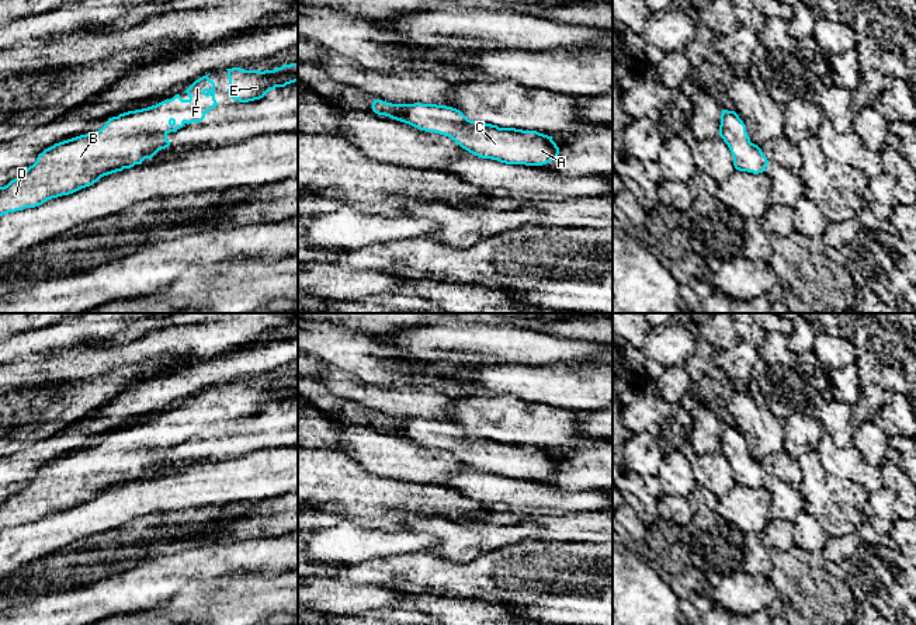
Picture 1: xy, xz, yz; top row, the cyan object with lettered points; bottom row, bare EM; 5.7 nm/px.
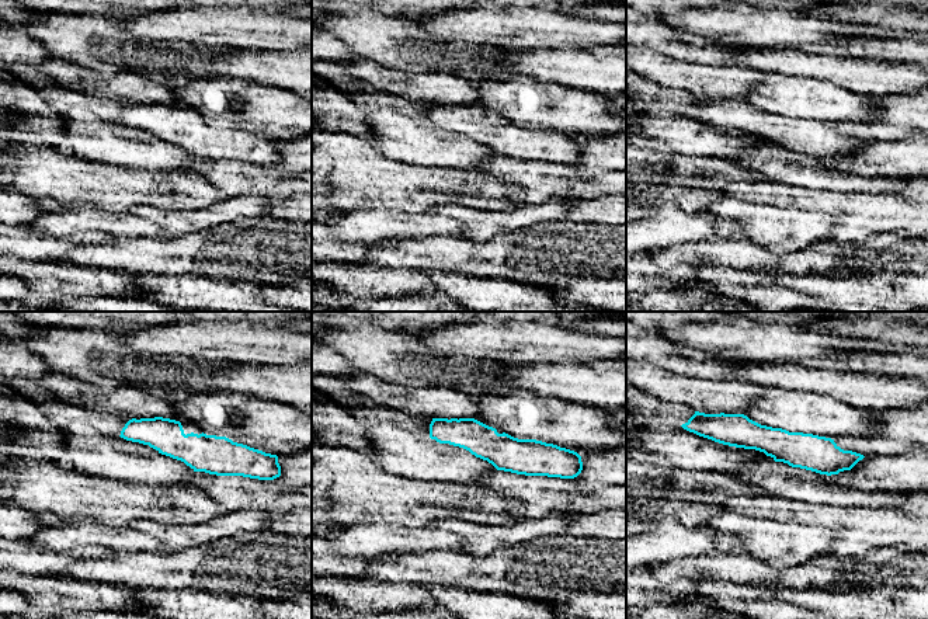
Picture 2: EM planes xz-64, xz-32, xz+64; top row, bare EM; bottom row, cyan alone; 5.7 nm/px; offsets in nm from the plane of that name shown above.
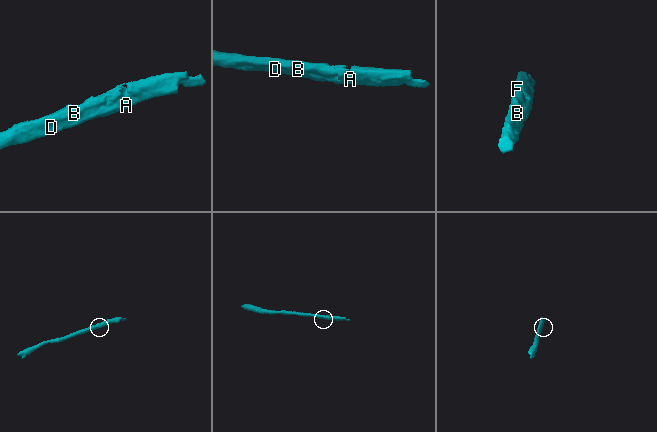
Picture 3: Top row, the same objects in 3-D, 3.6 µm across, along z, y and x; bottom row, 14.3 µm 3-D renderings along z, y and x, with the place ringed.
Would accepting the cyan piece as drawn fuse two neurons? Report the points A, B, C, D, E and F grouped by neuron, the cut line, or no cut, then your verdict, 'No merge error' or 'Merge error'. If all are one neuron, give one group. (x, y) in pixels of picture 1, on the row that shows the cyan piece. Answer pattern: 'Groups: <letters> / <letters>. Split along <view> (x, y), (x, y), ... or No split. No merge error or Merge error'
Groups: A B C D E F. No split. No merge error

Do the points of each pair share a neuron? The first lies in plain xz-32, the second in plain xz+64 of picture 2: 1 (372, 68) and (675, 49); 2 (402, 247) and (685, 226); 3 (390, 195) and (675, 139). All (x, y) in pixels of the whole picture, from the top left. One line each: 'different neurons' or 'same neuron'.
1: different neurons
2: different neurons
3: different neurons

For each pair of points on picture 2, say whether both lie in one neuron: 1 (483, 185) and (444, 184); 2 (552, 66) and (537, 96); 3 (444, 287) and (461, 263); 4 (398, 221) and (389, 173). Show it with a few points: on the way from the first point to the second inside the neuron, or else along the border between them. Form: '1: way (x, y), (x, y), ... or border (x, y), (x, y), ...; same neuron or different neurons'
1: way (473, 185), (454, 185); same neuron
2: border (520, 73), (541, 82), (562, 83), (576, 89); different neurons
3: border (434, 271), (485, 278); different neurons
4: border (374, 205), (402, 212); different neurons

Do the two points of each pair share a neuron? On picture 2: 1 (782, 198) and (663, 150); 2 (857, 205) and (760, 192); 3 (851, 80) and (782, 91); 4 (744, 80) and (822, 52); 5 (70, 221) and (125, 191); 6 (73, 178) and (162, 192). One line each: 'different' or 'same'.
1: different
2: same
3: different
4: different
5: different
6: same

